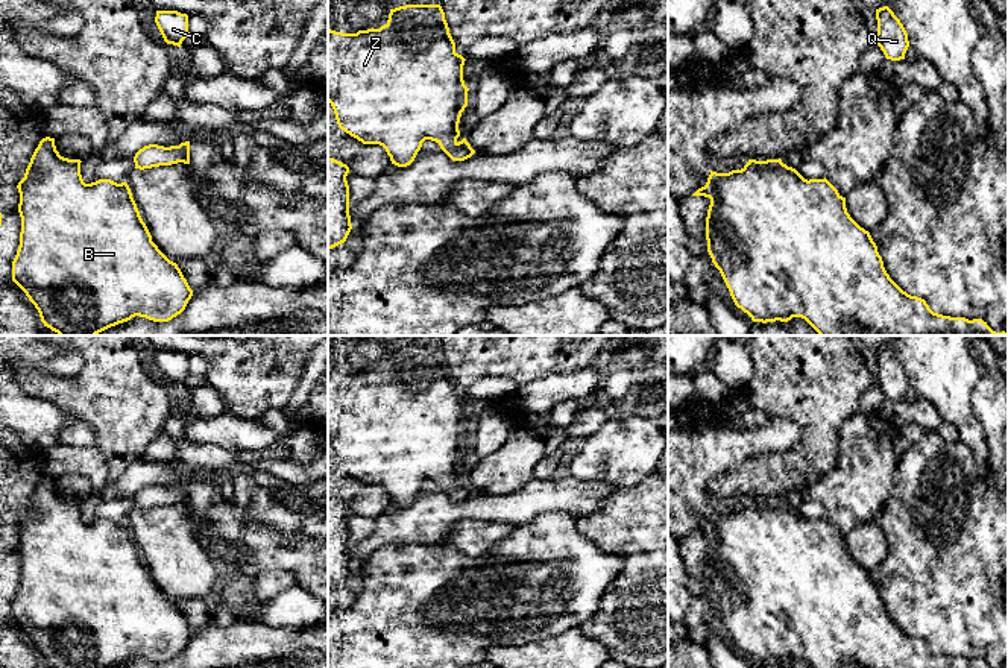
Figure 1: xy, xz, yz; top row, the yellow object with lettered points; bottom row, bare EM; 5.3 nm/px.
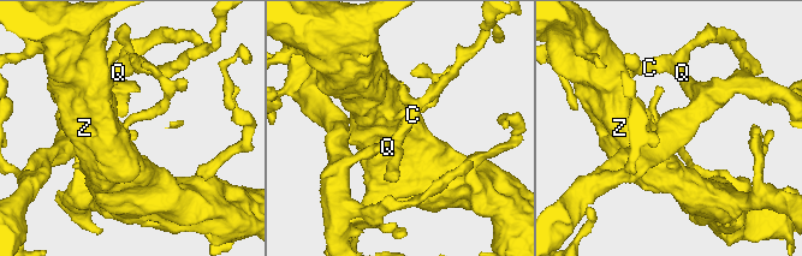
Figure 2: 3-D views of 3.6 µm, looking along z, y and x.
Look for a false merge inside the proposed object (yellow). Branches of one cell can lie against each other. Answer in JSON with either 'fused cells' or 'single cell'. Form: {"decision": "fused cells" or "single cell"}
{"decision": "fused cells"}

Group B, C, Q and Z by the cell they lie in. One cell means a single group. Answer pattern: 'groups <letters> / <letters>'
groups B Z / C Q

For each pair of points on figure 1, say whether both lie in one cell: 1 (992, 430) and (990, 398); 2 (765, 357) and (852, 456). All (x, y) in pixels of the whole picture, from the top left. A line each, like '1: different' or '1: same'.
1: same
2: different

